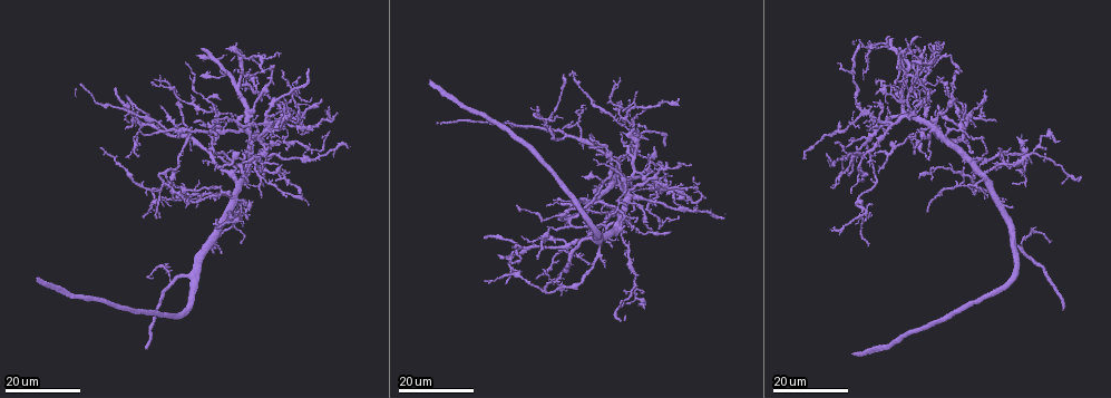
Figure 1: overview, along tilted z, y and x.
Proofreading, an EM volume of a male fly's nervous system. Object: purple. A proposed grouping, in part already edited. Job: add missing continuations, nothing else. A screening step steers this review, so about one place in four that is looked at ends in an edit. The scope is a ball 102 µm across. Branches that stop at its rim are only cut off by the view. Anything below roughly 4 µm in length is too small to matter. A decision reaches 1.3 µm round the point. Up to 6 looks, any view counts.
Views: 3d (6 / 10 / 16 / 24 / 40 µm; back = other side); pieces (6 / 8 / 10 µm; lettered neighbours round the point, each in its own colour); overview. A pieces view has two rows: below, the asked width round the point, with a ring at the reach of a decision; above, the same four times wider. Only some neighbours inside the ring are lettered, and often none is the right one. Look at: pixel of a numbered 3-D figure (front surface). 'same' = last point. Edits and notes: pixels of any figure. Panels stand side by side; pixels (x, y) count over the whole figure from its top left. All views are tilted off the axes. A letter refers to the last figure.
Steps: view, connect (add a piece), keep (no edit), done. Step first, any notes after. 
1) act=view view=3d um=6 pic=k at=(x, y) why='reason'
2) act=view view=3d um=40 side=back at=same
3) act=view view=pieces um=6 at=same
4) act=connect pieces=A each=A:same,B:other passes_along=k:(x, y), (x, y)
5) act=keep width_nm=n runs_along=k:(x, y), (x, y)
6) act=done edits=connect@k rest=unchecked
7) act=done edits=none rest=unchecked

act=view view=3d um=24 pic=1 at=(927, 213) why='end of a long branch'

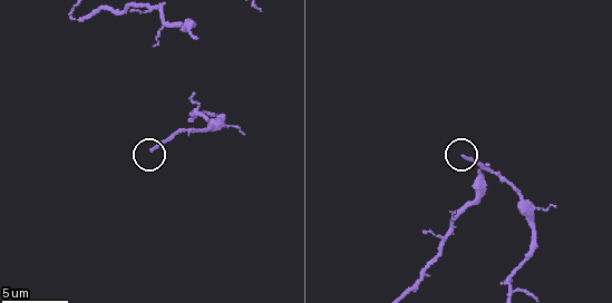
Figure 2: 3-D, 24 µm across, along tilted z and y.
act=view view=pieces um=6 pic=2 at=(462, 155)

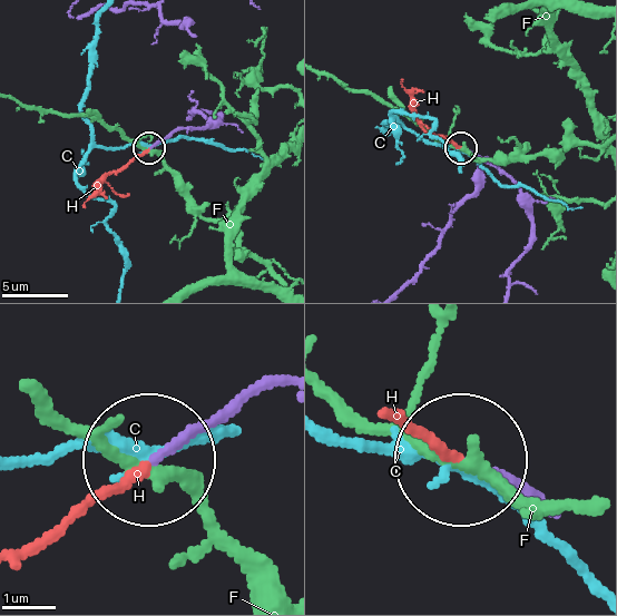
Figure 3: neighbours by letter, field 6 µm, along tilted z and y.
act=connect pieces=H width_nm=160 each=C:other,F:other,H:same passes_along=3:(260, 387), (15, 549) found='it goes on there'

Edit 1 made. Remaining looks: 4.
act=view view=3d um=24 pic=1 at=(837, 122) why='branch stops here'

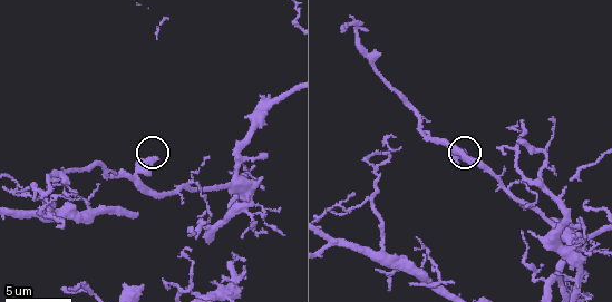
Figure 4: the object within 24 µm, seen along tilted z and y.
act=view view=pieces um=6 pic=4 at=(154, 157)

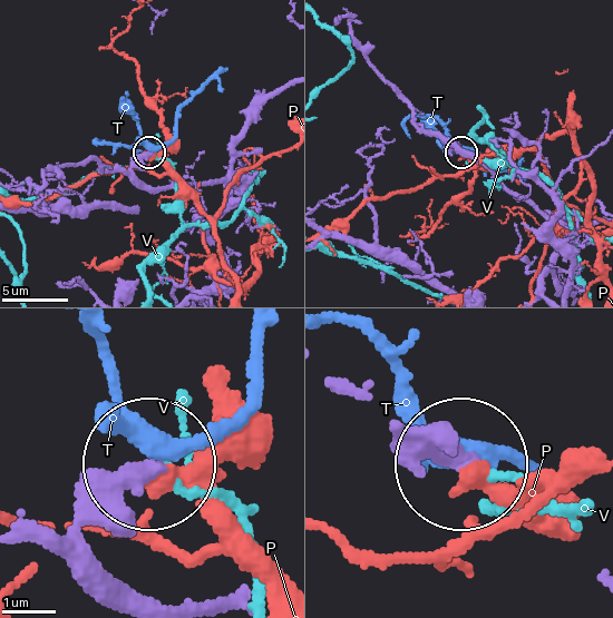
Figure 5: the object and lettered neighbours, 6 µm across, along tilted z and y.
act=keep each=P:other,T:other,V:other found='none of them fits'

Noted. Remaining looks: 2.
act=done edits=connect@3 rest=unchecked

